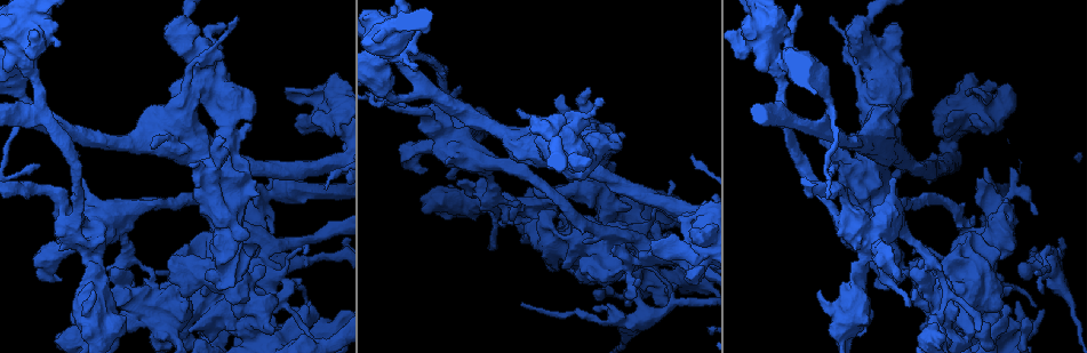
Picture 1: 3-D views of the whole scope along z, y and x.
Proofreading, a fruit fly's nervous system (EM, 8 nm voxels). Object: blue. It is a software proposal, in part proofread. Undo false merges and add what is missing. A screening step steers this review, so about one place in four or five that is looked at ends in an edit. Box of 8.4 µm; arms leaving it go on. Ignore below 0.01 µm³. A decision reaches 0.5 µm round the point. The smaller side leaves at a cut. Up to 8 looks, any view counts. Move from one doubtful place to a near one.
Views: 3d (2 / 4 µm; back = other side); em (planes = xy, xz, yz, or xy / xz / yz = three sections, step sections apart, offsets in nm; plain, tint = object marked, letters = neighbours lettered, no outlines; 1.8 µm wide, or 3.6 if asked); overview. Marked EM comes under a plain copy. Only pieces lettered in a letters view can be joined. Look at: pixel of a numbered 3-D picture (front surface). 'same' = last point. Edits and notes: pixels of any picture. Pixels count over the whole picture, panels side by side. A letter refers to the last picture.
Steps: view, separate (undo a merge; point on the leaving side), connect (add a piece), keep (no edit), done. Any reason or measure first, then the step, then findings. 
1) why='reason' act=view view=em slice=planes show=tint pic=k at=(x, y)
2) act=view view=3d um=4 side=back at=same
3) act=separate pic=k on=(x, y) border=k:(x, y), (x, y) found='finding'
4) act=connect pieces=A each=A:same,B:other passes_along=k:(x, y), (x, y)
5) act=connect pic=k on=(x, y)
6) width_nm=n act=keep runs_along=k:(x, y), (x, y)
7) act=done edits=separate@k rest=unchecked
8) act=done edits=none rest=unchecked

why='closes a loop' act=view view=3d um=4 pic=1 at=(873, 236)

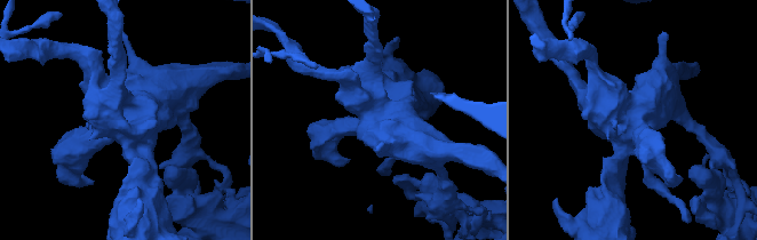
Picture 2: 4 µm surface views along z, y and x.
why='need the tissue' act=view view=em um=3.6 slice=planes show=tint at=same

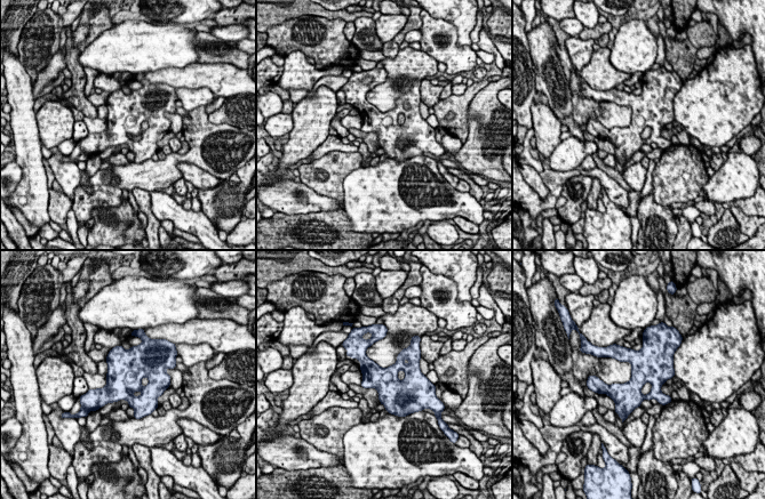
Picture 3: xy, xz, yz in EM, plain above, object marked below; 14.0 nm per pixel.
why='see the neighbours' act=view view=em um=3.6 slice=planes show=letters at=same

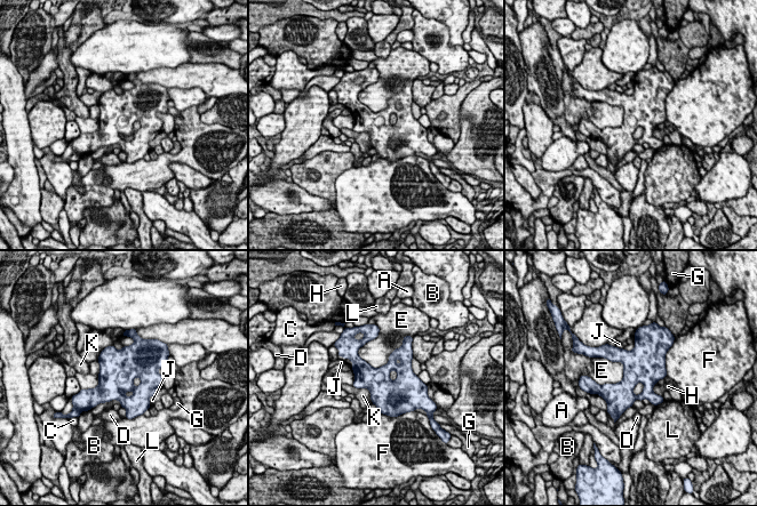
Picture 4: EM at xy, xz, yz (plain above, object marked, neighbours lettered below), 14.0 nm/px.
longest_contact=E:500nm act=keep each=A:other,B:other,C:other,D:other,E:other,F:other,G:other,H:other,J:other,K:other,L:other found='continuous, no second neuron'

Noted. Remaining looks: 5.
why='an open end' act=view view=em slice=planes show=letters pic=1 at=(489, 248)

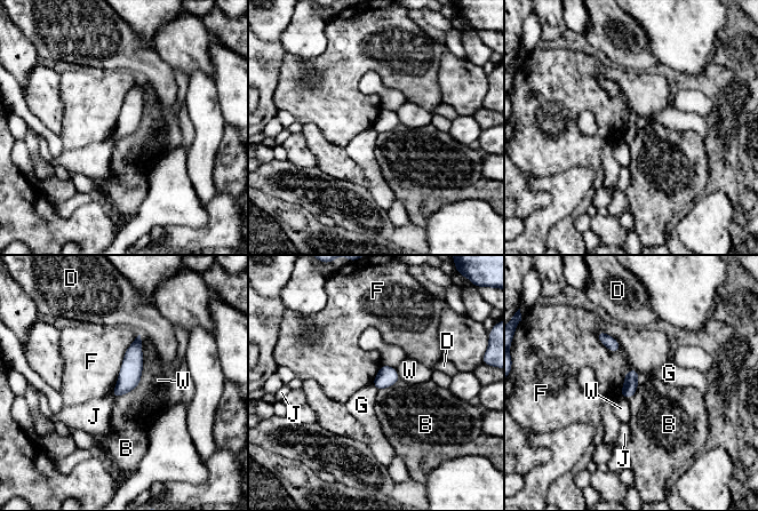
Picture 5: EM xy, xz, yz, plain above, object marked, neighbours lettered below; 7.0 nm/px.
act=keep each=B:other,D:other,F:other,G:other,J:other,W:other border=5:(639, 373), (637, 385) found='none of them fits'

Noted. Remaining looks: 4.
why='branch stops here' act=view view=em slice=planes show=letters pic=1 at=(249, 235)

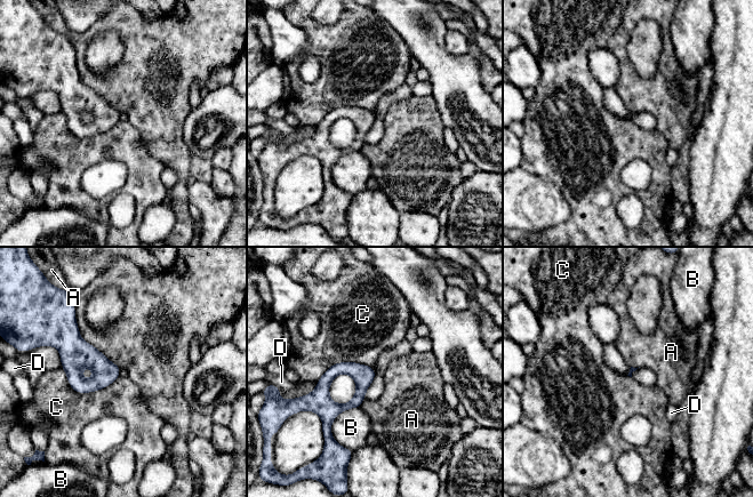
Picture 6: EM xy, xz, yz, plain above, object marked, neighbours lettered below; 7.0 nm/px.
act=keep each=A:other,B:other,C:other,D:other found='none of them fits'

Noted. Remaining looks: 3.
why='branch stops here' act=view view=3d um=2 pic=1 at=(590, 89)

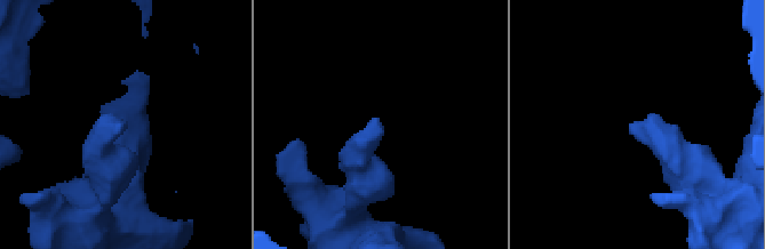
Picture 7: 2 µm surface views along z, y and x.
why='need the tissue' act=view view=em slice=xz step=16 show=tint pic=7 at=(123, 124)

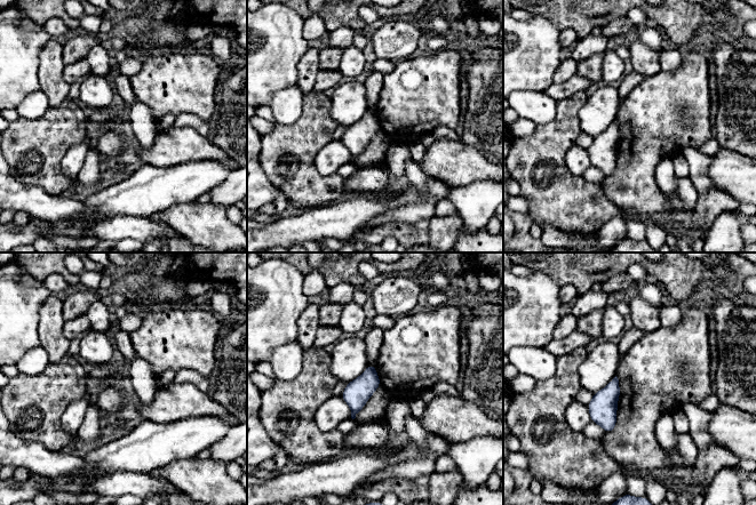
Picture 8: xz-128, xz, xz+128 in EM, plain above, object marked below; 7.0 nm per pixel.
why='see the neighbours' act=view view=em slice=xz step=16 show=letters at=same

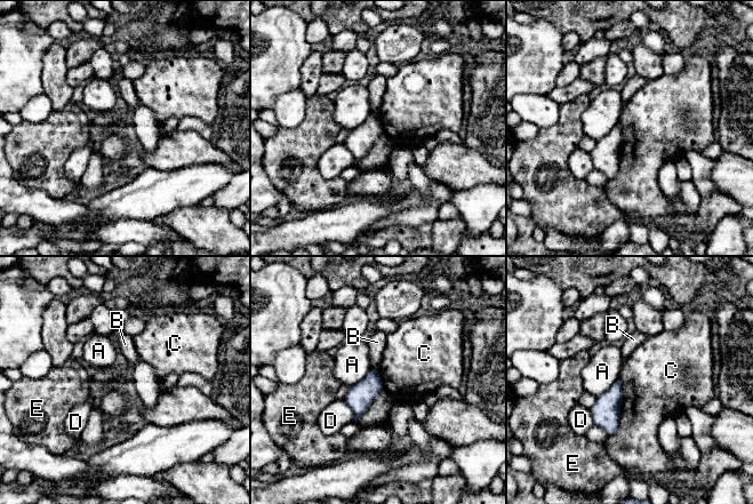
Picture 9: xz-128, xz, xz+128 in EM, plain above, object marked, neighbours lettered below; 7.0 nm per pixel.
act=keep each=A:other,B:other,C:other,D:other,E:other border=9:(618, 380), (619, 428), (608, 437) found='no lettered piece goes on from it'

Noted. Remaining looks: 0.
act=done edits=none rest=unchecked

